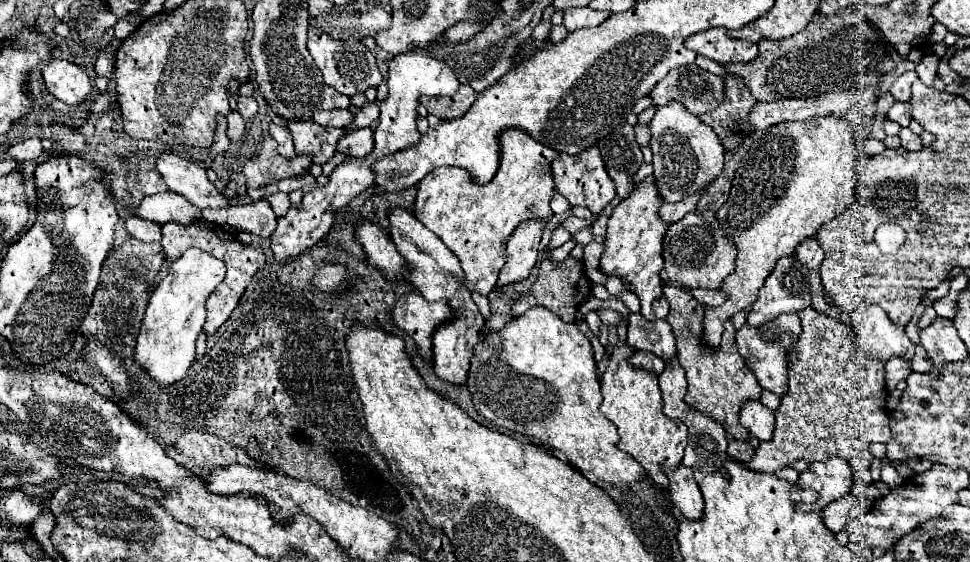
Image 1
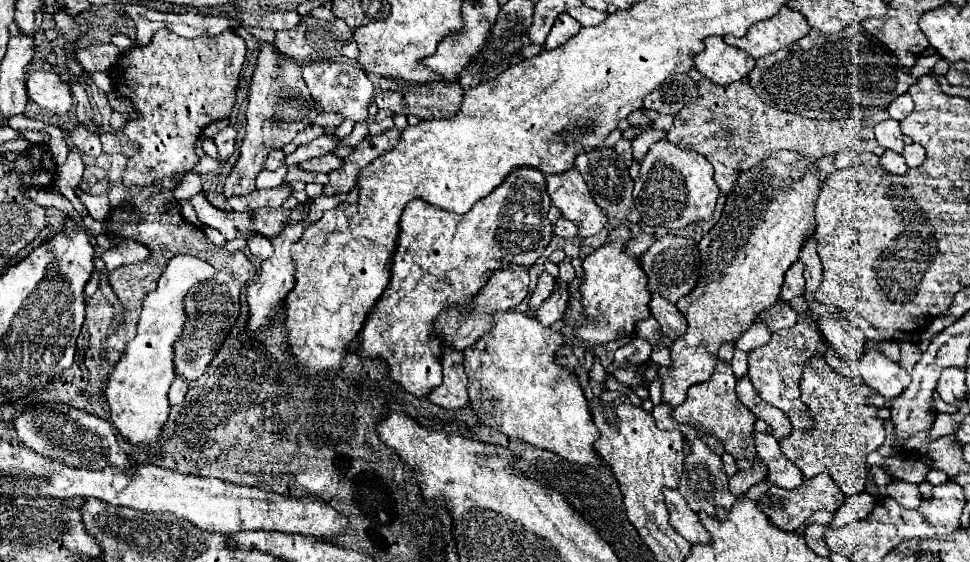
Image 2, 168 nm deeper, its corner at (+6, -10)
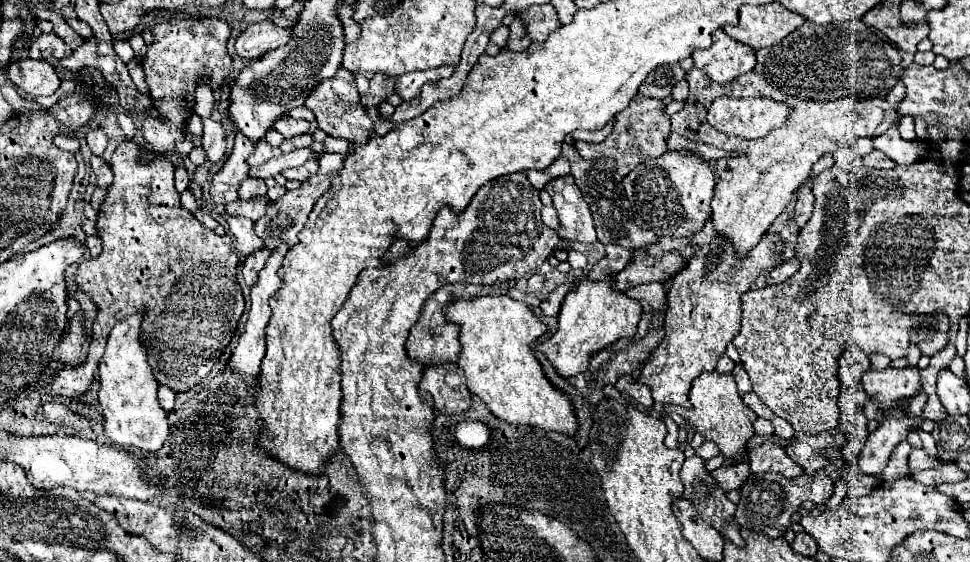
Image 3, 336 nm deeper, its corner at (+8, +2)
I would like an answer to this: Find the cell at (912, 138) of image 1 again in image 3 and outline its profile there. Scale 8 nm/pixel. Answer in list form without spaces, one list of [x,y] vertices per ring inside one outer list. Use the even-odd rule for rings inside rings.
[[[872,150],[868,156],[864,156],[864,166],[868,168],[894,168],[896,164],[892,160],[888,160],[882,152],[878,150]]]

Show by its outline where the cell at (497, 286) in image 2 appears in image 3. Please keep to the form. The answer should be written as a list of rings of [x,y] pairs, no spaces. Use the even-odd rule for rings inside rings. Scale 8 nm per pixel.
[[[500,282],[494,286],[476,286],[476,292],[466,292],[464,284],[444,284],[440,286],[424,304],[420,310],[418,322],[410,328],[408,340],[406,340],[406,352],[408,358],[414,362],[420,362],[424,368],[428,366],[440,366],[440,364],[456,364],[460,356],[460,342],[458,342],[458,326],[452,326],[450,322],[444,320],[444,304],[448,304],[452,298],[462,298],[462,296],[484,296],[484,294],[506,294],[508,288],[512,288],[514,282]]]

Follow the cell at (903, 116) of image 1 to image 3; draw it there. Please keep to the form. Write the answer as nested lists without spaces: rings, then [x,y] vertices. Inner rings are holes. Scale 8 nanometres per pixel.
[[[898,124],[894,128],[890,128],[886,134],[874,138],[874,150],[884,152],[884,156],[894,160],[896,164],[912,164],[912,162],[928,156],[926,144],[912,144],[912,142],[906,142],[900,138]]]

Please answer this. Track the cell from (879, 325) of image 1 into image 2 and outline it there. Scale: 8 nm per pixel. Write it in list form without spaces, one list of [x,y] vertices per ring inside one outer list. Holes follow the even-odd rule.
[[[864,348],[858,360],[858,372],[864,382],[884,398],[896,398],[910,384],[910,374],[904,366],[890,360],[880,348]]]

